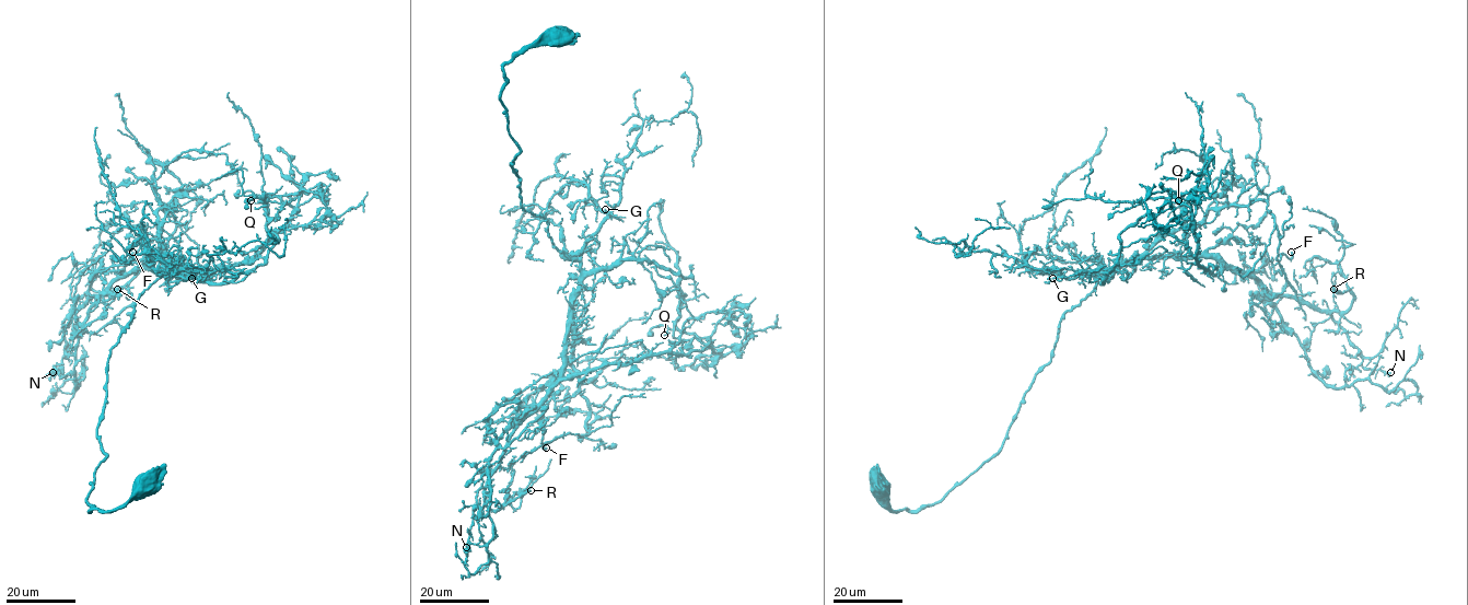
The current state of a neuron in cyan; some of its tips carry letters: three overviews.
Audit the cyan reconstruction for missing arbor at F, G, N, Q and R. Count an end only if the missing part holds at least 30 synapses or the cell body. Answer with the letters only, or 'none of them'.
R

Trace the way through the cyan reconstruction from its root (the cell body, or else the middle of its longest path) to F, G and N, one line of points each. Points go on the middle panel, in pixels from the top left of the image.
F: (554, 37), (503, 66), (500, 97), (521, 206), (580, 262), (571, 365), (589, 432), (546, 448)
G: (554, 37), (503, 66), (521, 206), (544, 218), (571, 258), (605, 209)
N: (554, 37), (503, 66), (500, 101), (521, 206), (580, 262), (579, 291), (563, 376), (478, 491), (466, 547)

